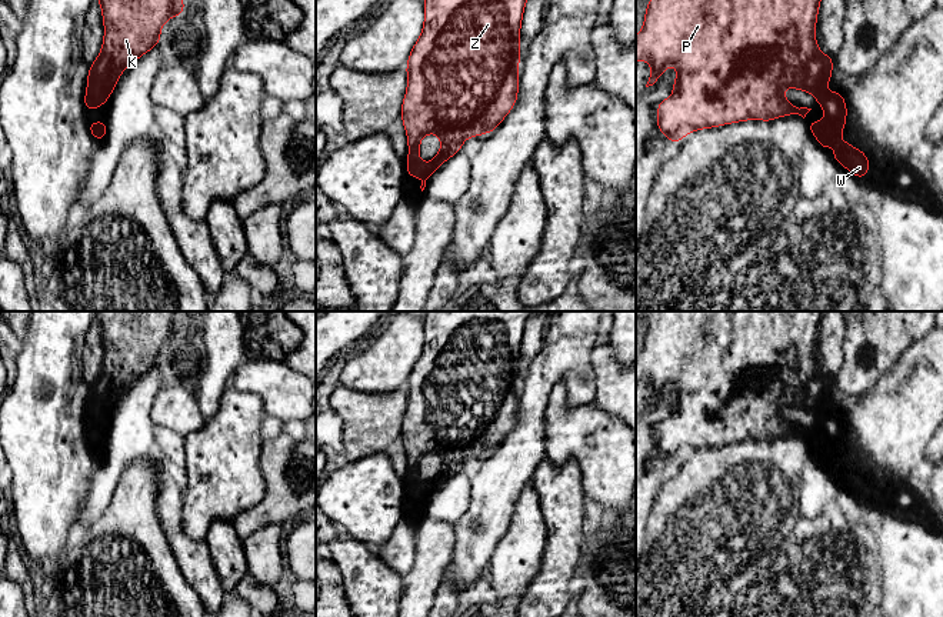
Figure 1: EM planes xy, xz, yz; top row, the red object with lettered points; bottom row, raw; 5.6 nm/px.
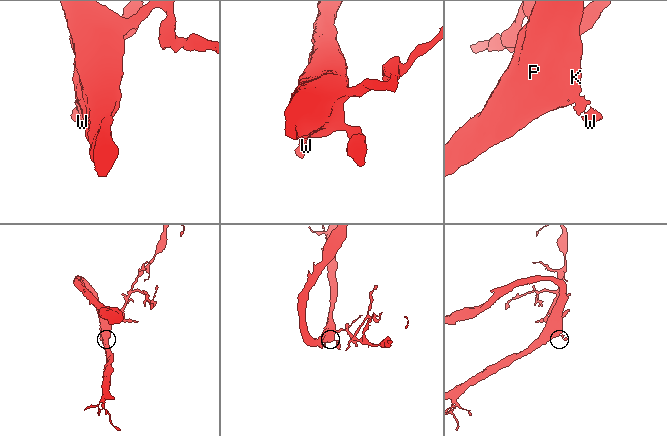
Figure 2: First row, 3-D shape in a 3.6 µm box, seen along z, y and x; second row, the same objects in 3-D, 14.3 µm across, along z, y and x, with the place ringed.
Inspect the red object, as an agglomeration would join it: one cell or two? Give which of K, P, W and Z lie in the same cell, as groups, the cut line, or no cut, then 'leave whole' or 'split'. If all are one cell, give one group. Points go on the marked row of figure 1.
K P W Z | no cut | leave whole

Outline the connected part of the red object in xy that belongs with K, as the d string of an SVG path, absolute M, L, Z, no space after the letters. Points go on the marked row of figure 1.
M99 0L104 39L99 57L87 76L84 110L109 101L120 74L160 41L163 24L184 14L183 0Z

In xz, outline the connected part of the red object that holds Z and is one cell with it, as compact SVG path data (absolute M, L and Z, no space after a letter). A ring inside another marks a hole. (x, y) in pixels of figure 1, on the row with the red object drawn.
M424 0L424 26L410 51L406 66L407 90L401 104L401 121L407 133L407 173L421 180L421 191L429 176L460 151L466 139L493 133L512 111L519 91L520 26L526 0ZM434 133L441 140L437 156L423 164L419 159L420 140Z

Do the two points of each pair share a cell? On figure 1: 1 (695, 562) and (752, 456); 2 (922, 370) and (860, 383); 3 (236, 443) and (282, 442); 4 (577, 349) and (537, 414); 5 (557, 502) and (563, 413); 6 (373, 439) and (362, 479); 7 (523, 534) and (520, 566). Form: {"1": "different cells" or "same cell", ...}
{"1": "same cell", "2": "different cells", "3": "different cells", "4": "same cell", "5": "different cells", "6": "different cells", "7": "same cell"}

